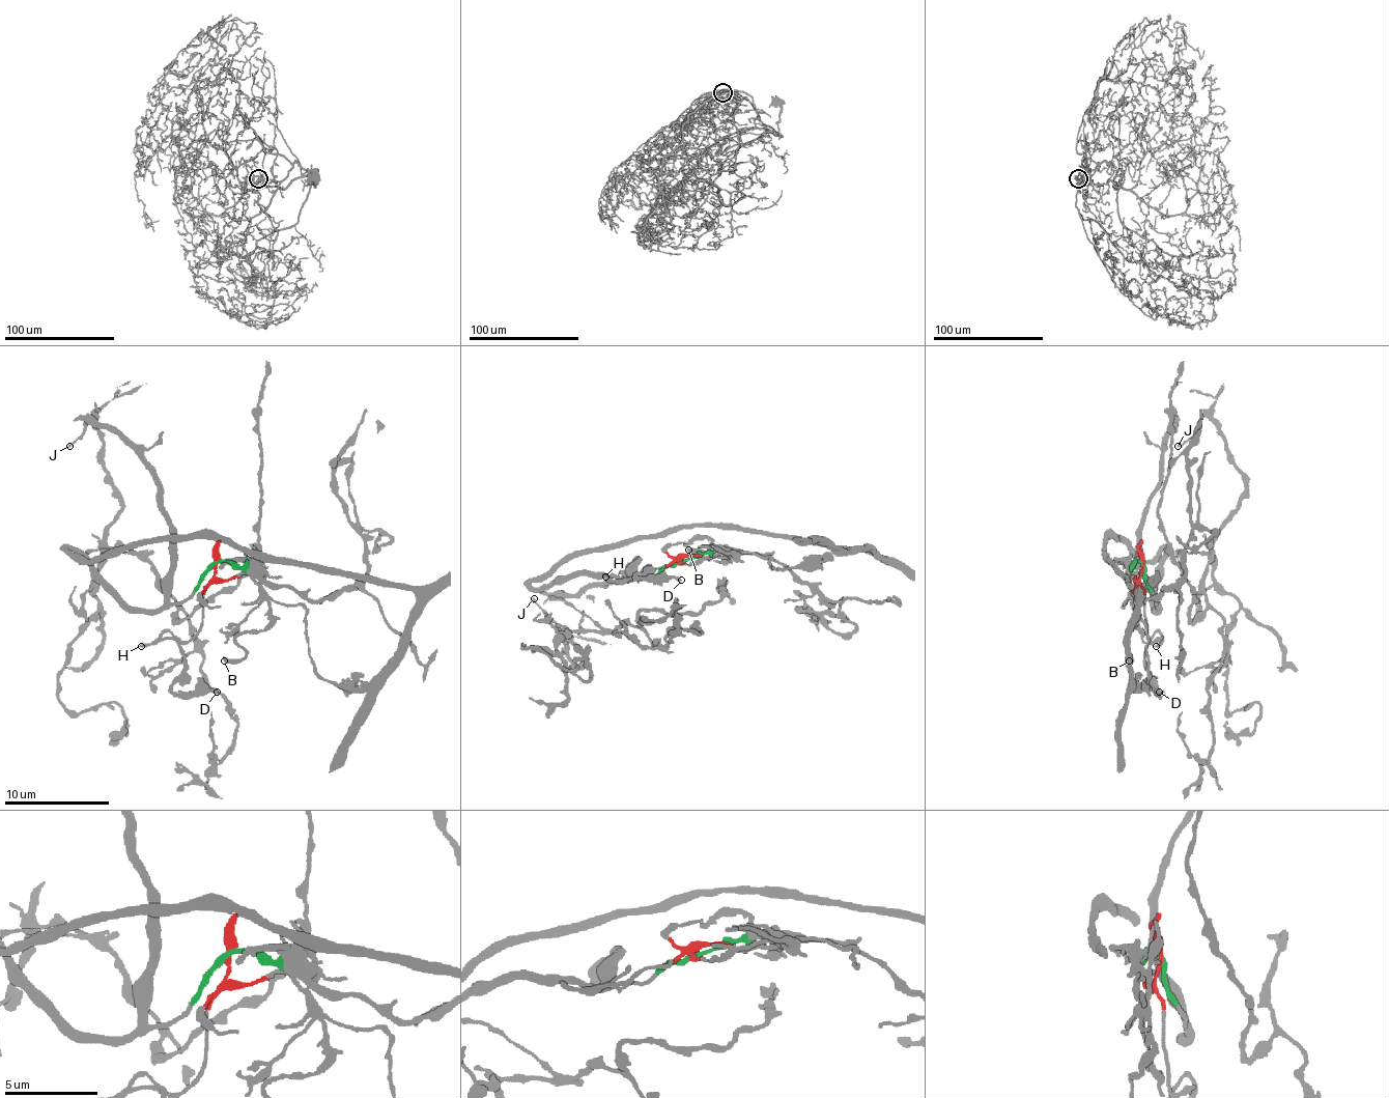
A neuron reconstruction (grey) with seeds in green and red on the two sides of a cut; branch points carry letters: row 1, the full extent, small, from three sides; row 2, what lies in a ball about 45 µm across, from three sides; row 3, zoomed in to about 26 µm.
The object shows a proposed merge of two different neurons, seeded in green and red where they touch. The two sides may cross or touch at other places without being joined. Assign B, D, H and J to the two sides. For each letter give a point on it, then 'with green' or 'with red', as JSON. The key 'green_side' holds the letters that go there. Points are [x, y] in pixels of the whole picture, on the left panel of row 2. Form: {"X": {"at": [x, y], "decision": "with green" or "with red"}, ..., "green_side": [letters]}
{"B": {"at": [224, 660], "decision": "with red"}, "D": {"at": [217, 692], "decision": "with red"}, "H": {"at": [141, 646], "decision": "with red"}, "J": {"at": [69, 446], "decision": "with green"}, "green_side": ["J"]}

